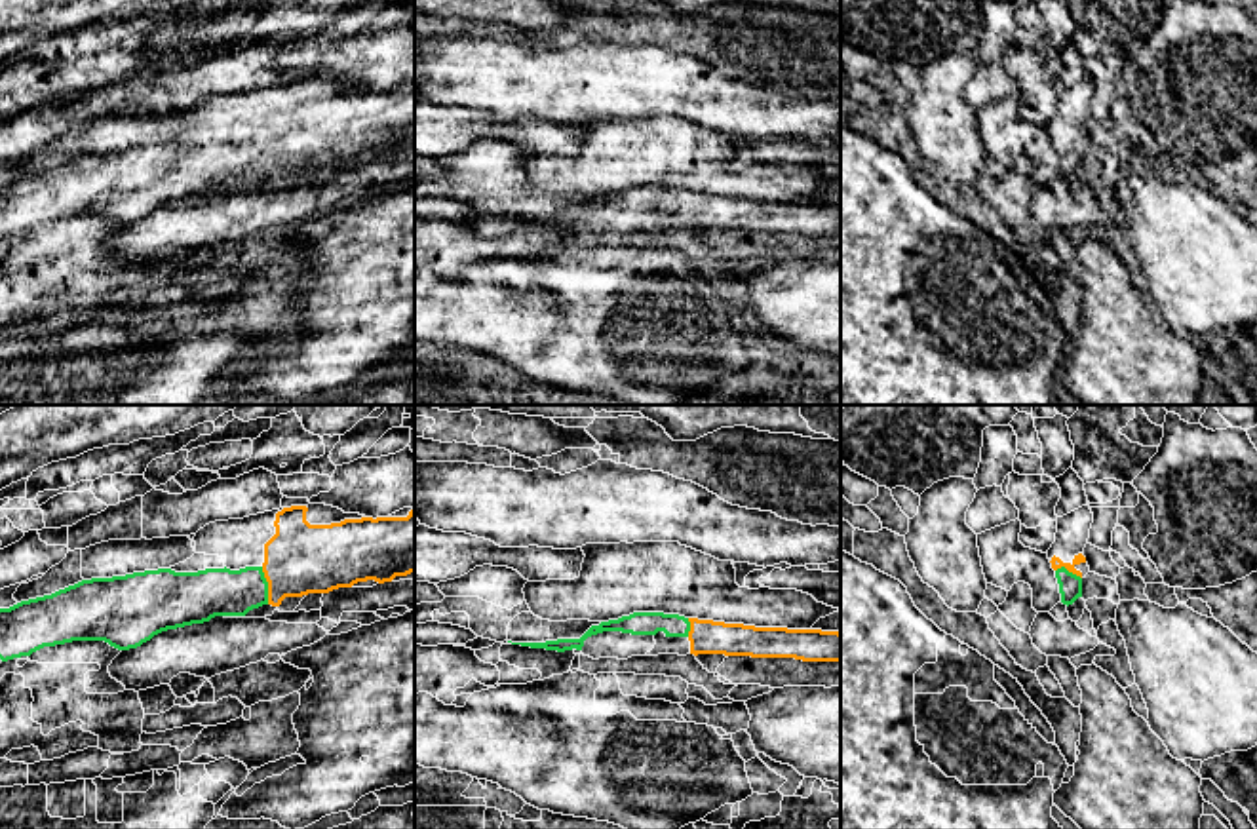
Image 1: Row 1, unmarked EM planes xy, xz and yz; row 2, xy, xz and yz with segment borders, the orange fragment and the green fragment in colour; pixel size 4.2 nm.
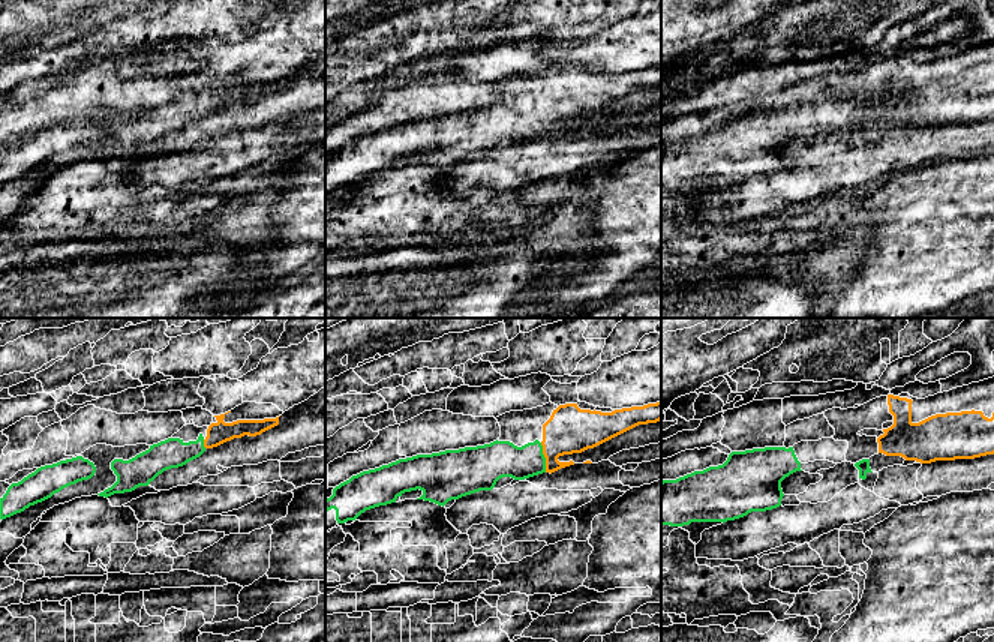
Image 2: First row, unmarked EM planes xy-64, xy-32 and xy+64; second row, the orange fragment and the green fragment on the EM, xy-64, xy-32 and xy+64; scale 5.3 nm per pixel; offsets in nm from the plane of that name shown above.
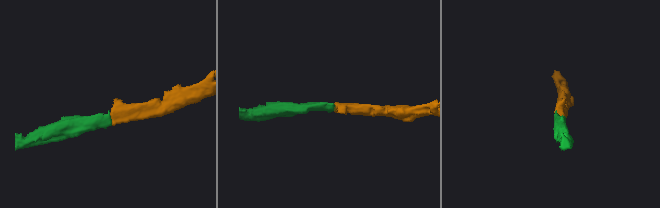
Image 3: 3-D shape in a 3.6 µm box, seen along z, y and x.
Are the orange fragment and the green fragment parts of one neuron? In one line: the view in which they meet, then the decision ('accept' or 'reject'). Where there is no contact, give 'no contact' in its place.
contact in xy; accept

